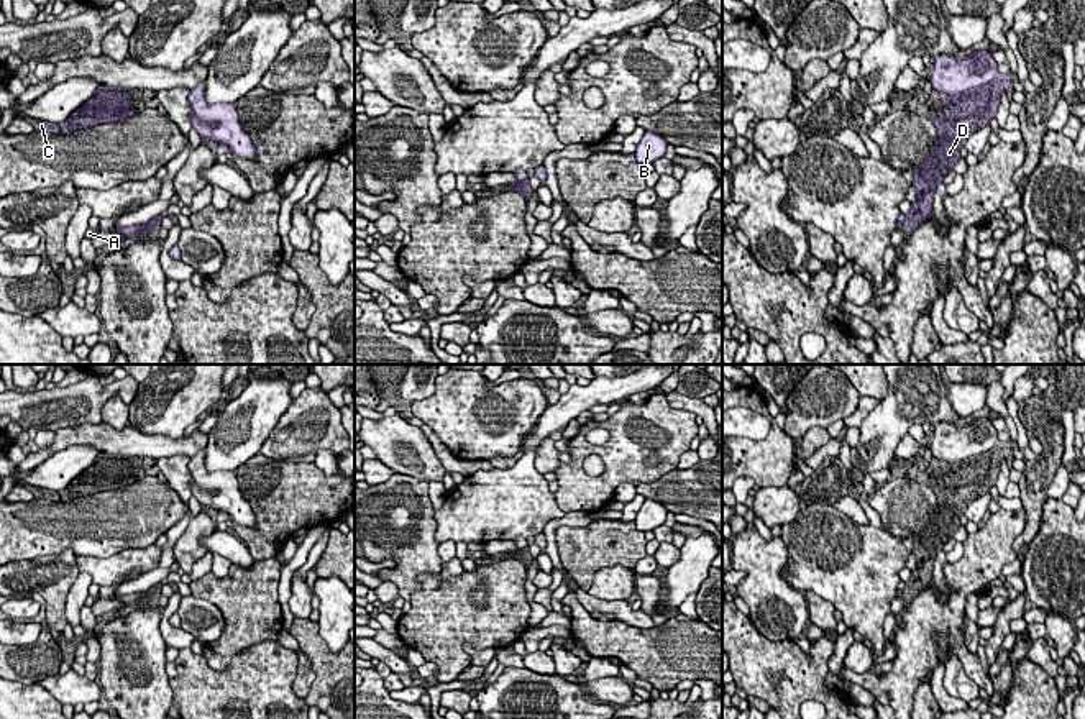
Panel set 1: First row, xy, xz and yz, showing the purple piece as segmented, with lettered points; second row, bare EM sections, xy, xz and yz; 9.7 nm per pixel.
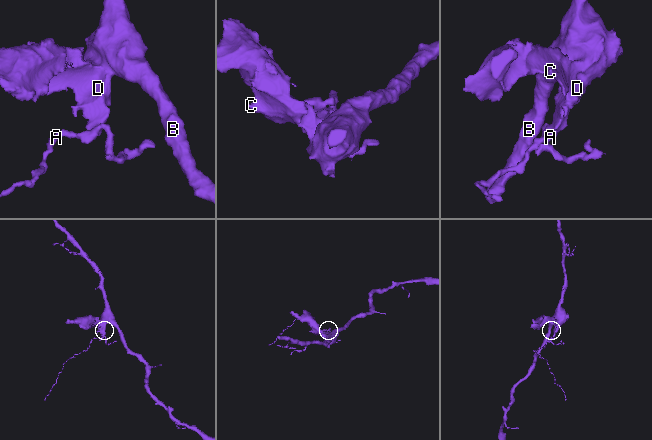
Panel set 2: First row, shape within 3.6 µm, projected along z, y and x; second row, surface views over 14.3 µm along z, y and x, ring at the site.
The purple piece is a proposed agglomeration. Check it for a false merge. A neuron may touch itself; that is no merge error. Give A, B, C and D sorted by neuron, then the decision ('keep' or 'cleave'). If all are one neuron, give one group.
A / B C D; cleave

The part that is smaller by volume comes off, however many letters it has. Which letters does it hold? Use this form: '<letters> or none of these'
A

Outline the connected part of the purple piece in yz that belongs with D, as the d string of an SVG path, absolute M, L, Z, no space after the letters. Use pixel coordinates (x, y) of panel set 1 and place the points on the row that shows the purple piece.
M975 51L964 59L937 54L929 74L931 87L949 98L942 117L927 117L937 138L929 154L913 167L916 200L903 227L911 231L932 215L937 185L962 158L960 143L996 117L1000 95L1014 90L1013 82L1018 80L1013 72L1000 74L998 64L987 51Z

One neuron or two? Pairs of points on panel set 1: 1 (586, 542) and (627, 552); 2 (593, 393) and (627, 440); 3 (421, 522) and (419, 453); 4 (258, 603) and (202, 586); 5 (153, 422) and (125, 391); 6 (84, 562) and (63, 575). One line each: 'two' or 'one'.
1: one
2: two
3: two
4: one
5: two
6: two

